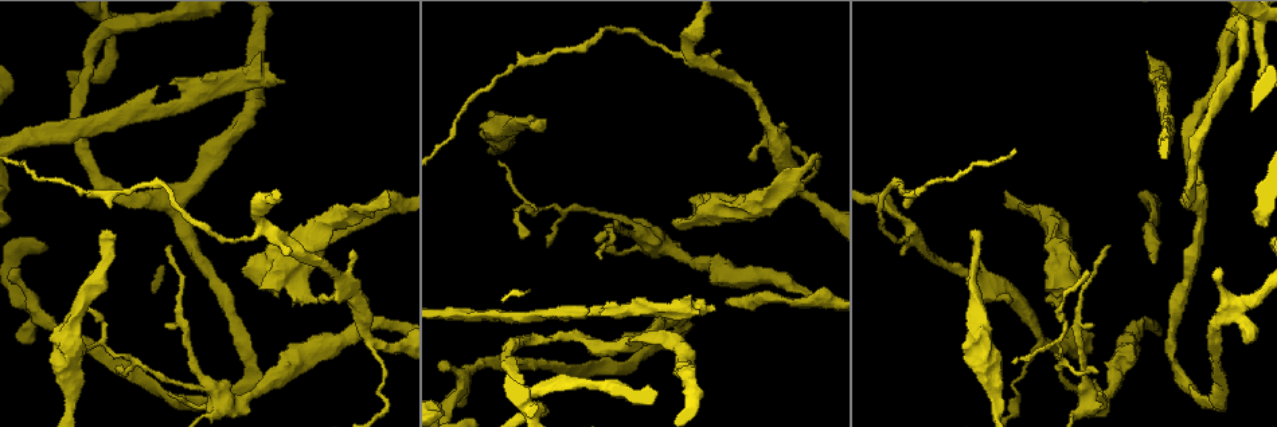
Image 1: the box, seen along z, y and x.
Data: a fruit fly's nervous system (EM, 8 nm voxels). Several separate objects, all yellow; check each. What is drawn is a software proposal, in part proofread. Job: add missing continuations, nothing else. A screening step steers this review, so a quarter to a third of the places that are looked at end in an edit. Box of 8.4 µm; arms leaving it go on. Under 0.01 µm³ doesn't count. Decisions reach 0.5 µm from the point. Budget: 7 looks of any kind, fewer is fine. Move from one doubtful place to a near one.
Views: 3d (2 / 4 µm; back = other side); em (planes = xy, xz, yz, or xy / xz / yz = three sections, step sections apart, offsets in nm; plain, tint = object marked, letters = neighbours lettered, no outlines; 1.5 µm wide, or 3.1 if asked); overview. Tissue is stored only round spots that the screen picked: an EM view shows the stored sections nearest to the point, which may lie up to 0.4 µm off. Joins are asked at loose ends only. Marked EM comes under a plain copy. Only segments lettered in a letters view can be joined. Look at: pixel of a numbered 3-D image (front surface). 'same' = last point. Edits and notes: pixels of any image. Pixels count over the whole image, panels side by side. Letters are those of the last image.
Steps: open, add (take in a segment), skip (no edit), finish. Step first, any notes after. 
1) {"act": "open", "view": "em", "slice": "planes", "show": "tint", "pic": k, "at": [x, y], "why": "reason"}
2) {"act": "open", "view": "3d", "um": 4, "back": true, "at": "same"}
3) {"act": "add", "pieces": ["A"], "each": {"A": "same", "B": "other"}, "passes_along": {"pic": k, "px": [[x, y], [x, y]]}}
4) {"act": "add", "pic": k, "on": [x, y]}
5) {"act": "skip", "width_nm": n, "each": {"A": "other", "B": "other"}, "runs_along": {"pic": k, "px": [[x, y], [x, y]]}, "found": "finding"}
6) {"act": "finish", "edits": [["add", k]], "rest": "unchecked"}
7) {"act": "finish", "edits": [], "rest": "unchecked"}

{"act": "open", "view": "3d", "um": 4, "pic": 1, "at": [725, 304], "why": "an open end"}

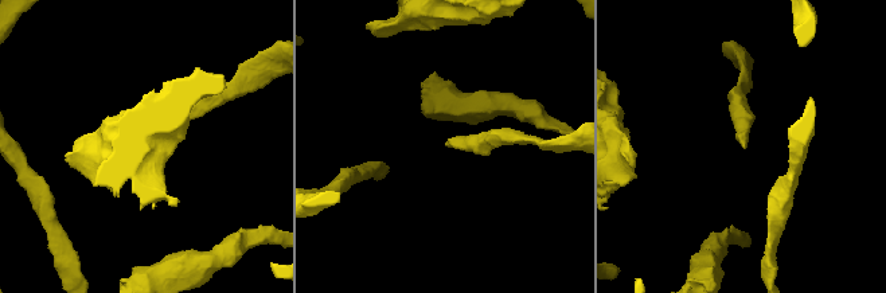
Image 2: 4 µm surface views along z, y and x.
{"act": "open", "view": "em", "slice": "xy", "step": 8, "show": "letters", "pic": 2, "at": [449, 143], "why": "now the EM"}

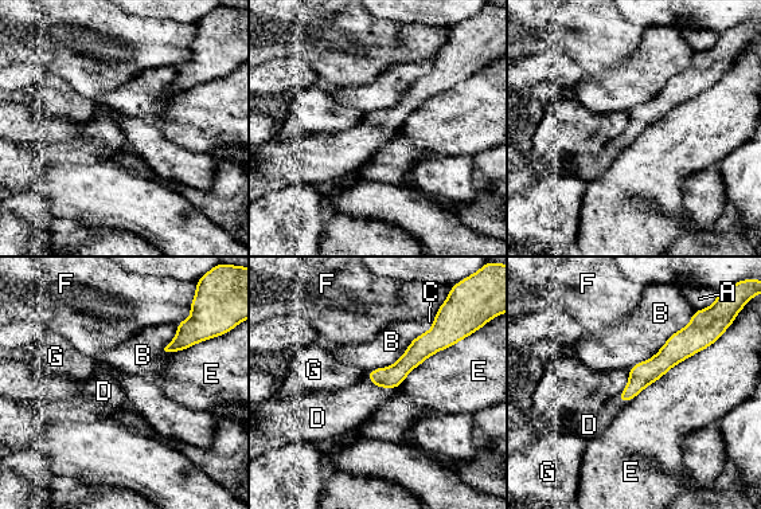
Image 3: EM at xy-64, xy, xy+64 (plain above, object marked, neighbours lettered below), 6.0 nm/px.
{"act": "open", "view": "em", "slice": "planes", "show": "letters", "at": "same"}

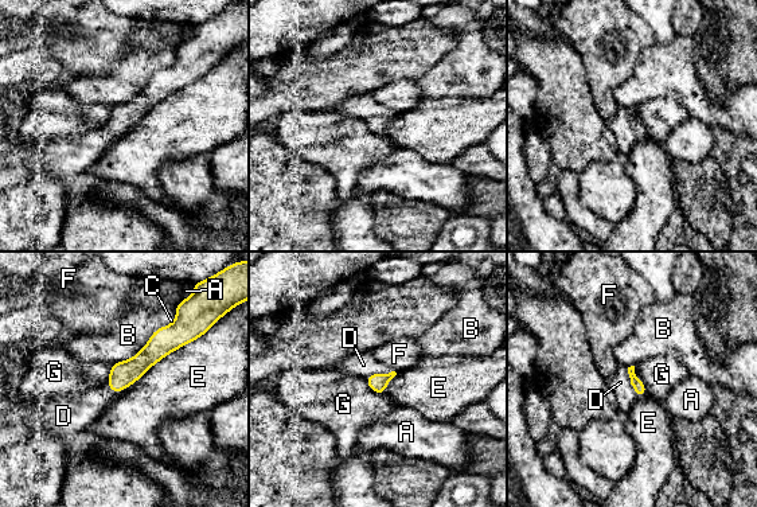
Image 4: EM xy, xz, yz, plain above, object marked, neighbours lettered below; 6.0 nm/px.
{"act": "add", "pieces": ["D"], "each": {"A": "other", "B": "other", "C": "other", "D": "same", "E": "other", "F": "other", "G": "other"}, "passes_along": {"pic": 4, "px": [[639, 387], [631, 382], [620, 382]]}, "found": "the neuron continues"}

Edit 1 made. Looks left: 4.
{"act": "open", "view": "overview"}

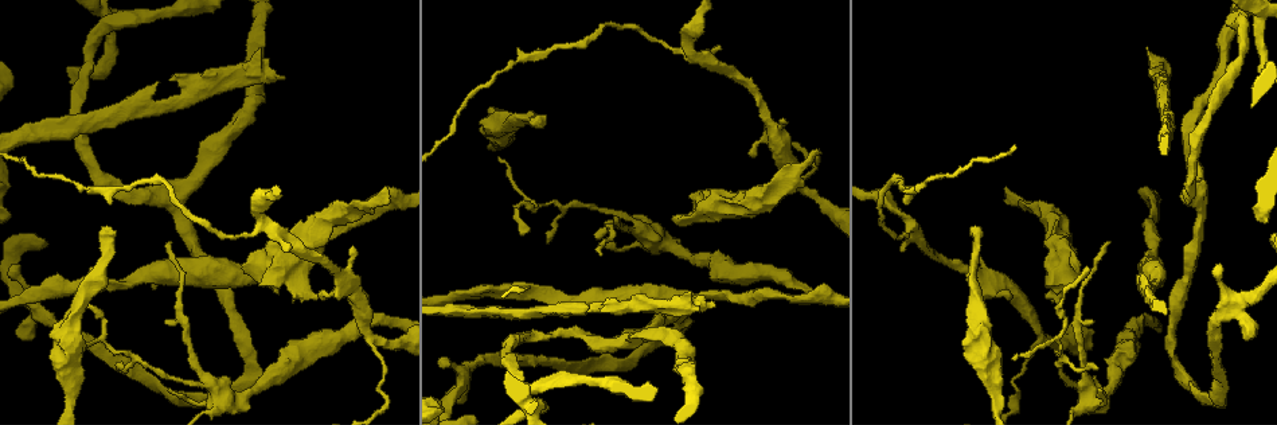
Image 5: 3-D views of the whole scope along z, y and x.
{"act": "open", "view": "3d", "um": 4, "pic": 5, "at": [384, 187], "why": "free end"}

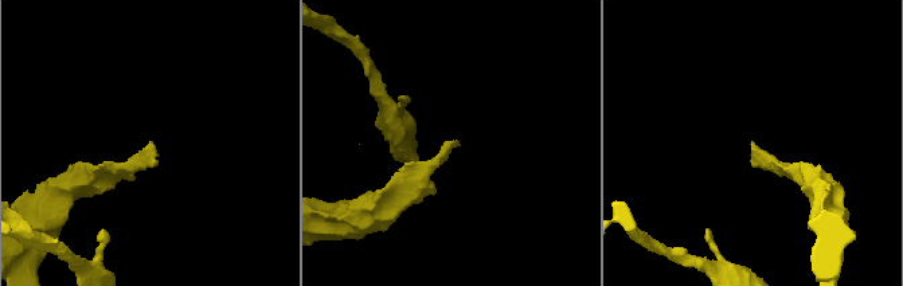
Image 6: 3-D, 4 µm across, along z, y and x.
{"act": "open", "view": "em", "slice": "yz", "step": 8, "show": "tint", "pic": 6, "at": [453, 142], "why": "now the EM"}

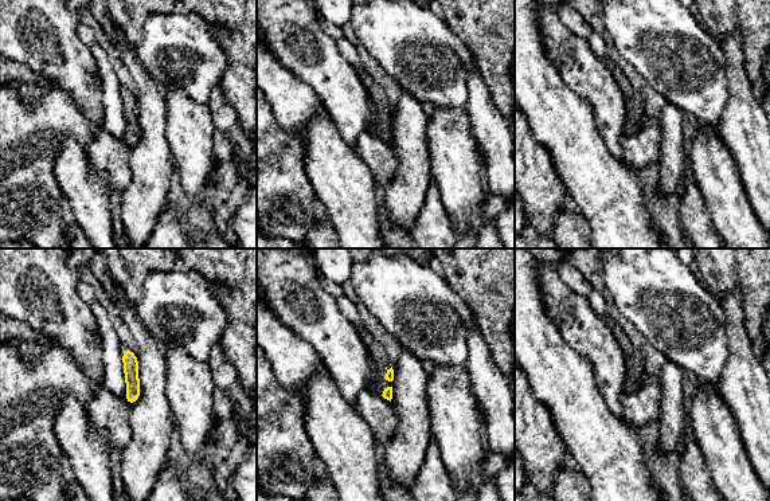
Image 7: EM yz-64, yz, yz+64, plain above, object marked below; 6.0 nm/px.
{"act": "open", "view": "em", "slice": "planes", "show": "letters", "at": "same", "why": "cut it another way"}

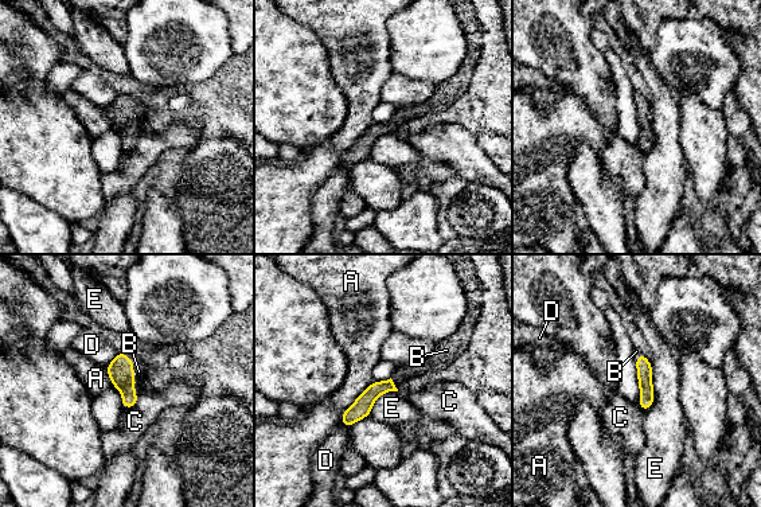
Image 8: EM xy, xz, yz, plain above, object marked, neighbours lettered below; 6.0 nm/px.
{"act": "add", "pieces": ["B"], "each": {"A": "other", "B": "same", "C": "other", "D": "other", "E": "other"}, "passes_along": {"pic": 8, "px": [[120, 370], [133, 377], [139, 371]]}, "found": "the neuron continues"}

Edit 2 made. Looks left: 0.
{"act": "finish", "edits": [["add", 4], ["add", 8]], "rest": "unchecked"}

